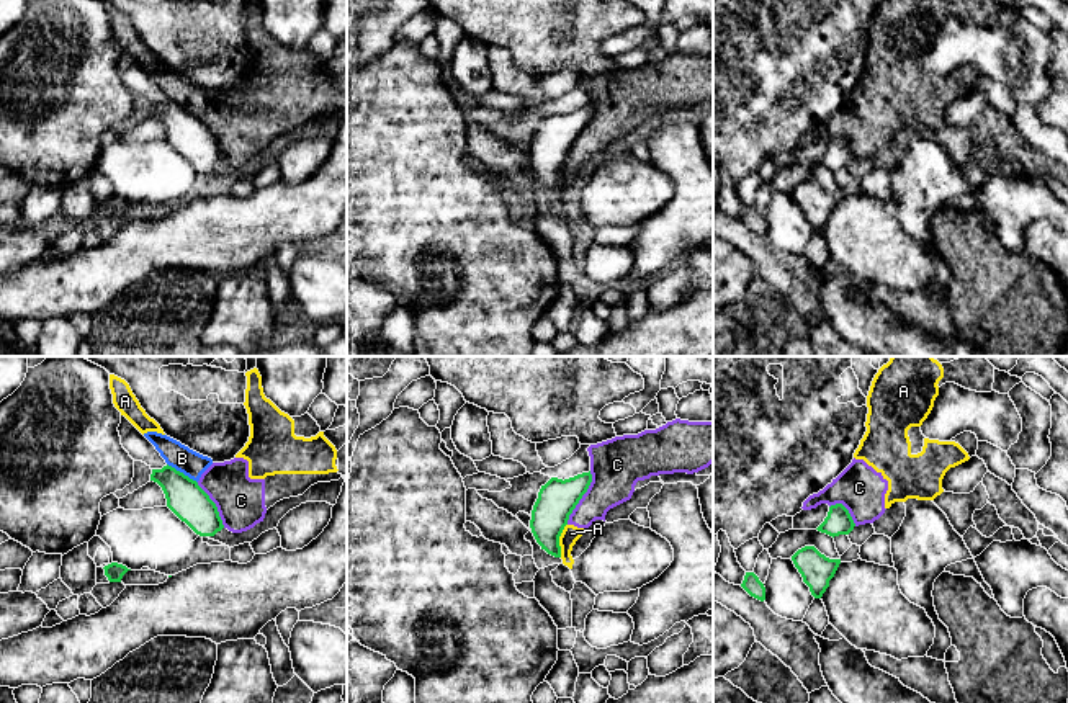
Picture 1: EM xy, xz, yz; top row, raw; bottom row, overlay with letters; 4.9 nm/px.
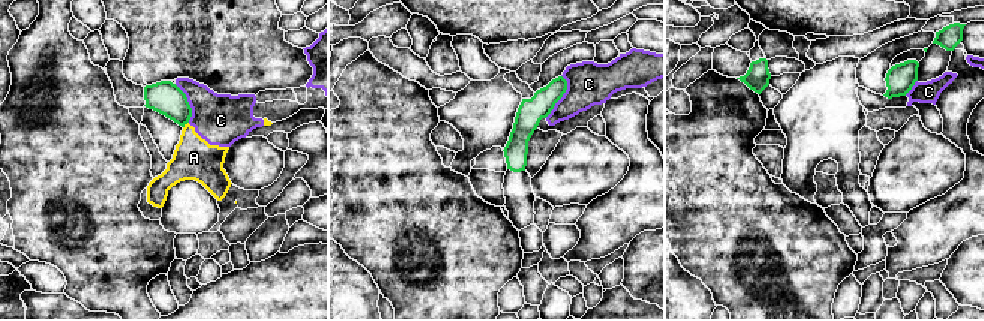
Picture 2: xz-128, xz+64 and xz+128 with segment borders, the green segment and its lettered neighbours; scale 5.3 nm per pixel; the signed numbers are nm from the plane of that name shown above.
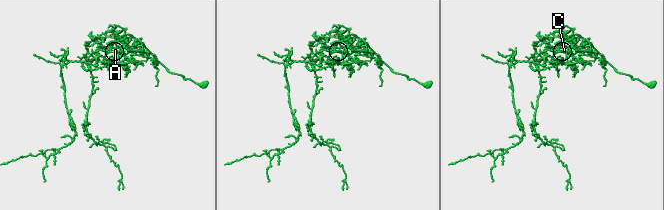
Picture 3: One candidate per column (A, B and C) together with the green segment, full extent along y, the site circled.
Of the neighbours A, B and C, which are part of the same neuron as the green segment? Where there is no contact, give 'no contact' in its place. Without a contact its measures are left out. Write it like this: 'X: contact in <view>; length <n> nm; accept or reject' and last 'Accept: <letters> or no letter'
A: contact in xz; length 170 nm; reject
B: contact in xy; length 180 nm; reject
C: contact in xz; length 300 nm; reject
Accept: no letter

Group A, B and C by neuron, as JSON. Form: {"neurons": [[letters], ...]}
{"neurons": [["A", "B", "C"]]}

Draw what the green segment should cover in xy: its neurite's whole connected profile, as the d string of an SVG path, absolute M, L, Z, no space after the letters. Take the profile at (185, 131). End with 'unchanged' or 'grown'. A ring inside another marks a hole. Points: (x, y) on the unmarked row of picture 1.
M168 98L152 103L150 114L162 121L167 141L196 168L214 170L224 162L216 137L196 114Z | unchanged

